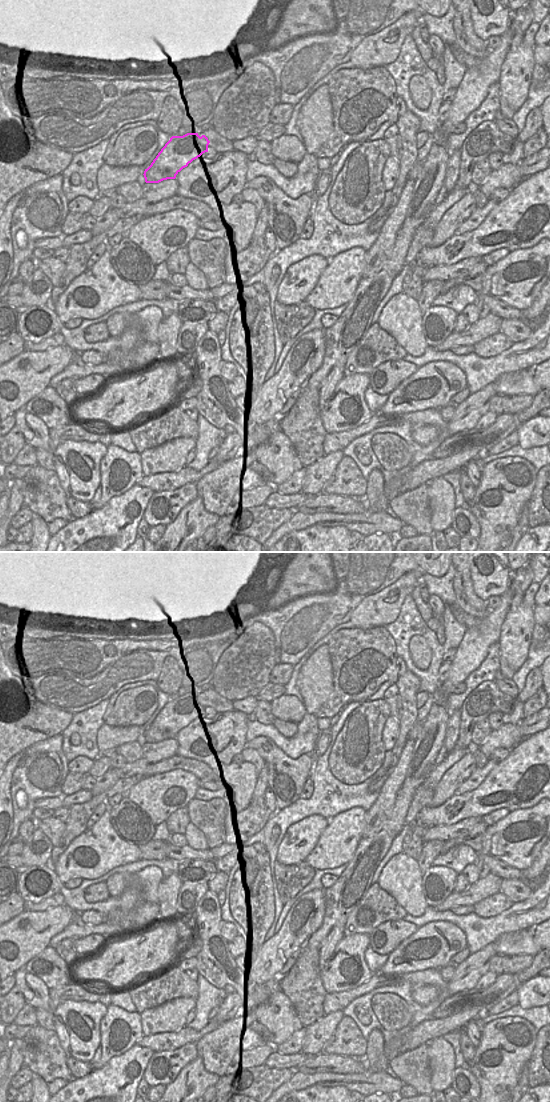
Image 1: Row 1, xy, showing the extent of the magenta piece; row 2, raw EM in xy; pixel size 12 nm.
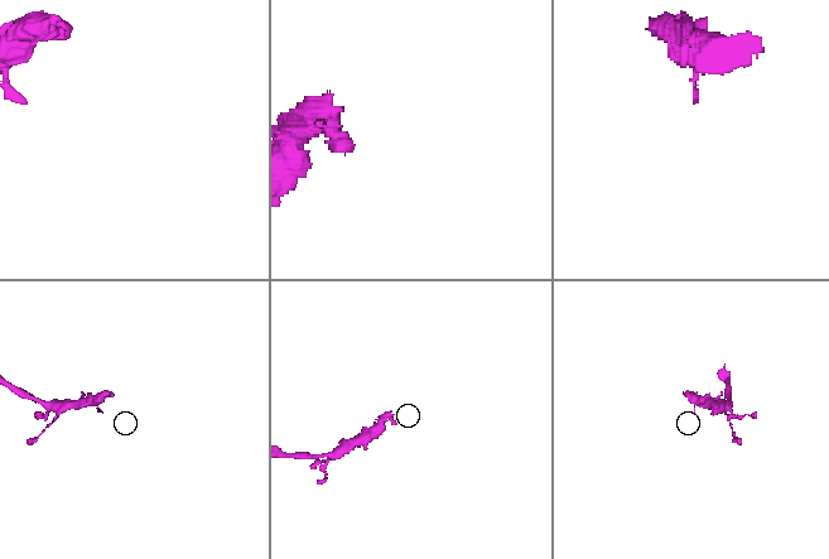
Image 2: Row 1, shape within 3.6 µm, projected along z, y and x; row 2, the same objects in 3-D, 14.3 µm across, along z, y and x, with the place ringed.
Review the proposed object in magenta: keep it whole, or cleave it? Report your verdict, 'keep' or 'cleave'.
cleave

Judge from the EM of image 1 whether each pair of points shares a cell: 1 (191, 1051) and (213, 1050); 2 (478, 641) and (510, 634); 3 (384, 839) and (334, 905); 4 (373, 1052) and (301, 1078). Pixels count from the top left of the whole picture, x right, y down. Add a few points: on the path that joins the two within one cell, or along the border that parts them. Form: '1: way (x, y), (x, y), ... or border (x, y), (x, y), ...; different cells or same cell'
1: border (195, 1044), (198, 1055); different cells
2: border (506, 613), (501, 626), (500, 638), (497, 642); different cells
3: way (368, 855), (350, 888); same cell
4: border (365, 1067), (369, 1071), (384, 1071); different cells

